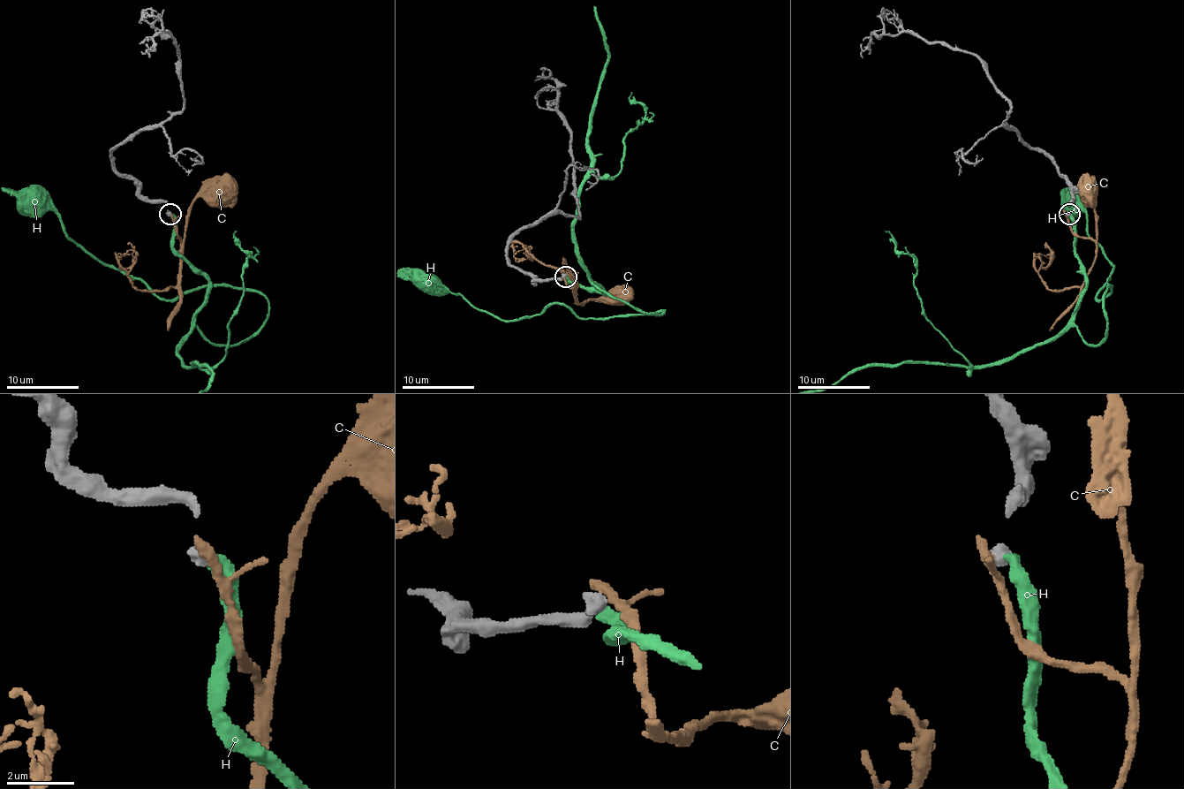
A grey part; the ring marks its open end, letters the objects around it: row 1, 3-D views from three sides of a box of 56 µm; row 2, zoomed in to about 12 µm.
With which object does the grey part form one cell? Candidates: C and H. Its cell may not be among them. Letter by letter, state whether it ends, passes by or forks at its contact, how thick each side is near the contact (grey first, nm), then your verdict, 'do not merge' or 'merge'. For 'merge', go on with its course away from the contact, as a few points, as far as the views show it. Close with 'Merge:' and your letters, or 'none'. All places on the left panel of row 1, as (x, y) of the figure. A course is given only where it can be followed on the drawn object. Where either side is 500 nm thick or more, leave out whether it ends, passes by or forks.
C: it ends; calibres 400 and 340 nm; do not merge
H: it ends; calibres 400 and 380 nm; merge; course (169, 215), (208, 282), (194, 325), (249, 338), (261, 294), (158, 298), (29, 201)
Merge: H

